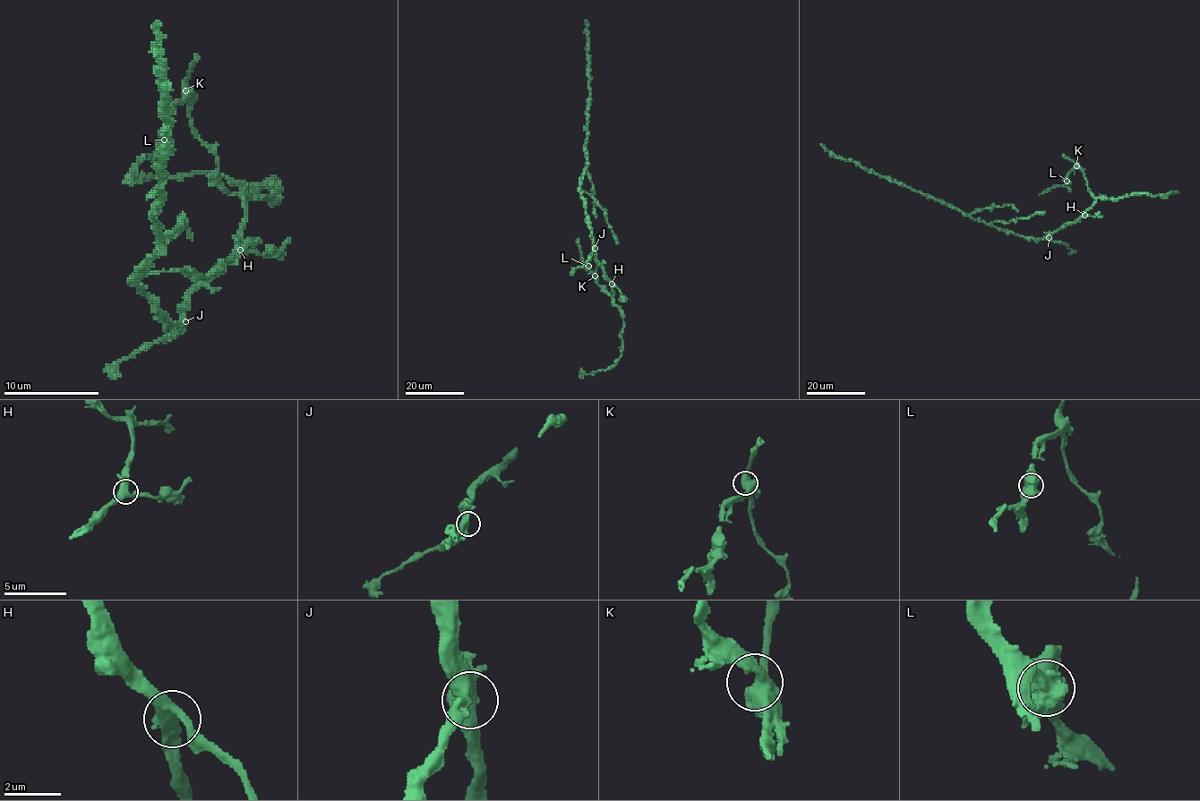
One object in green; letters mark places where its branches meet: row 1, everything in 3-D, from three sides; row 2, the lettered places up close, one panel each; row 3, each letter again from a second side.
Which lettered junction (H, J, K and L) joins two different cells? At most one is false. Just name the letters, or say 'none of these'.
L

